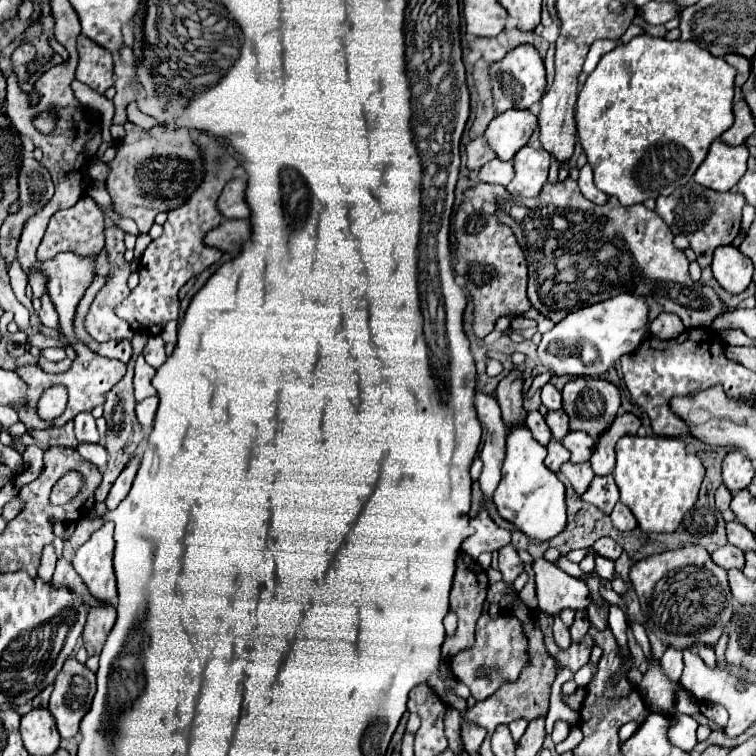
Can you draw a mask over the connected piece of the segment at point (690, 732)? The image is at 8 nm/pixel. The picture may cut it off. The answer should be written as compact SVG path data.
M674 716L670 726L670 742L682 750L692 750L698 744L698 722L692 716Z

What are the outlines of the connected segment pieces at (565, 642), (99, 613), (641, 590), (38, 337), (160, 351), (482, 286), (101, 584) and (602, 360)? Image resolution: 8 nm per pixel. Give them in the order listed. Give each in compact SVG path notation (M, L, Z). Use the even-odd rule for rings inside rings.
M559 615L554 616L553 636L556 644L562 650L567 649L572 642L569 628L562 622Z
M98 606L88 610L88 620L82 632L84 648L90 656L100 654L102 646L110 634L110 628L116 624L116 608L114 606Z
M684 546L640 560L630 568L630 580L648 628L676 650L698 644L714 648L724 632L724 622L732 620L734 598L728 586L728 572L714 564L702 546Z
M40 333L29 337L27 343L32 347L38 347L41 350L47 347L64 347L70 345L64 336L52 338Z
M160 336L148 338L148 344L144 348L144 358L152 368L160 368L166 362L166 352L164 352L164 342Z
M462 202L458 206L458 212L452 222L452 230L454 230L454 242L456 242L454 270L466 280L466 290L470 292L474 302L474 322L472 322L474 334L478 338L484 338L486 334L490 334L498 316L511 318L512 330L536 327L536 320L528 320L520 316L528 312L532 304L526 296L528 268L526 268L524 252L518 246L512 230L500 224L496 216L486 216L484 212L476 210L470 202ZM488 268L492 272L490 282L488 282Z
M104 522L86 544L74 552L74 570L98 600L116 600L116 576L112 568L114 522Z
M622 292L610 300L570 312L550 332L546 332L542 336L536 352L538 352L540 364L550 368L556 376L598 376L598 374L604 374L610 366L614 366L614 362L622 354L634 352L646 336L648 336L648 306L646 306L646 302L638 296L630 296L628 292Z

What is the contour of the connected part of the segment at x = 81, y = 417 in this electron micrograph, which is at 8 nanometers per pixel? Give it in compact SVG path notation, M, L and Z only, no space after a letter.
M80 412L74 418L74 432L76 432L78 442L90 442L90 444L100 442L100 434L96 430L96 422L90 412Z

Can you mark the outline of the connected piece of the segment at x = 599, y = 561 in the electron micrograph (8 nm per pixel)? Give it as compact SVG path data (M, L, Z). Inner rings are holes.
M596 558L596 574L600 578L614 578L616 576L616 570L614 570L614 562L612 560L606 560L606 558Z

